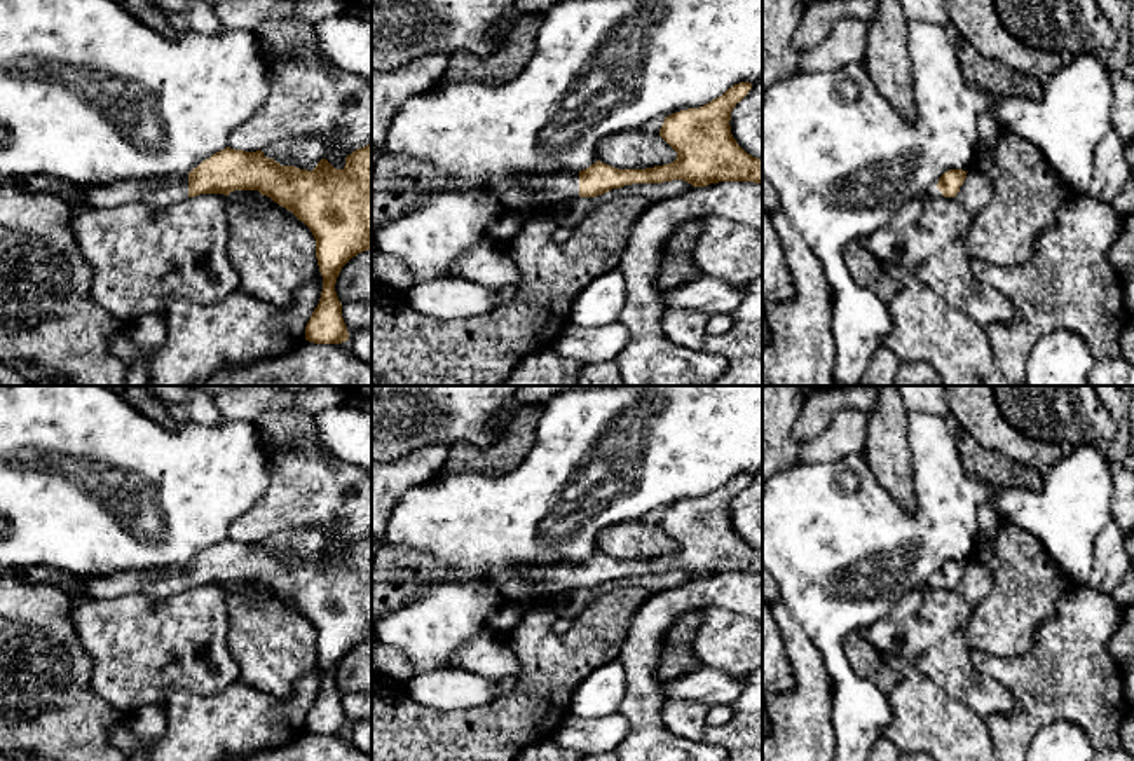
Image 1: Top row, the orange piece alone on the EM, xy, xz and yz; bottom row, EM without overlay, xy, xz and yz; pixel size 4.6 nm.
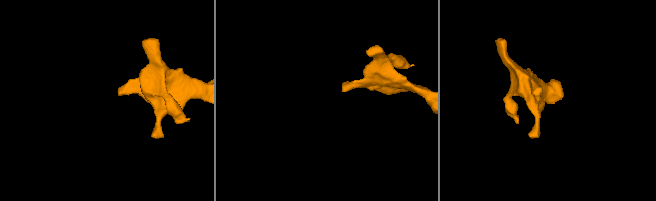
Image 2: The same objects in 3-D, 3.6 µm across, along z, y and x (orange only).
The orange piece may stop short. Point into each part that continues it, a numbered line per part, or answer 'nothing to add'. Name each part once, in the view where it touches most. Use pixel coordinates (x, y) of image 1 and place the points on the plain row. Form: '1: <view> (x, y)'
1: xz (562, 576)

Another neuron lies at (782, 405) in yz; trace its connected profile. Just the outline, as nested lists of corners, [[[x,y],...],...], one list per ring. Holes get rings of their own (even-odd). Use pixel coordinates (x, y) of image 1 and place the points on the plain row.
[[[762,386],[762,480],[797,463],[803,443],[796,440],[794,426],[806,398],[806,386]]]

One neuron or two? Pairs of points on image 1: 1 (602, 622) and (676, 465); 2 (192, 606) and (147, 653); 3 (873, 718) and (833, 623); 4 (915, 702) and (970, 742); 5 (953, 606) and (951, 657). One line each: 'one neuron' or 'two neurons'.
1: two neurons
2: one neuron
3: one neuron
4: one neuron
5: one neuron

